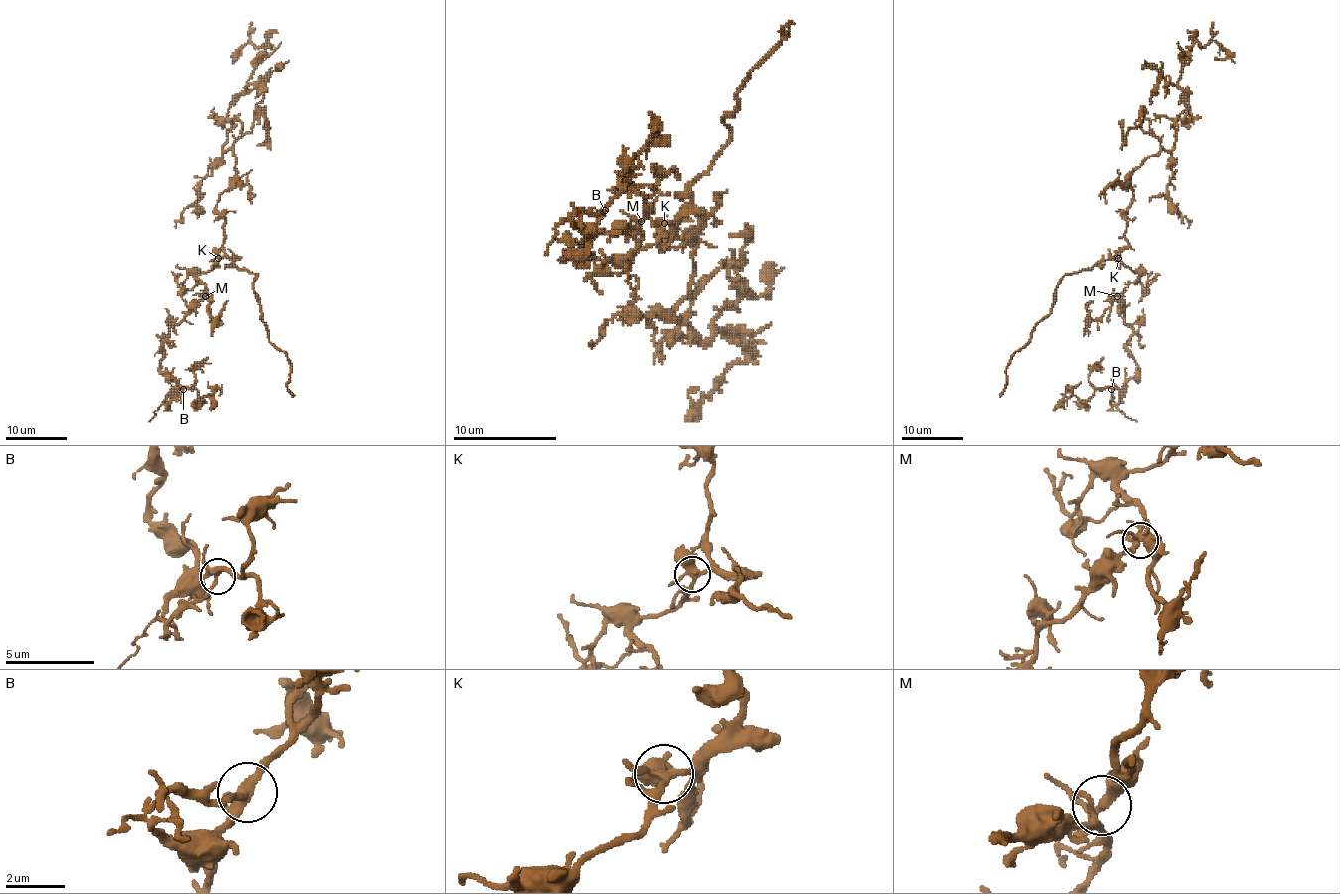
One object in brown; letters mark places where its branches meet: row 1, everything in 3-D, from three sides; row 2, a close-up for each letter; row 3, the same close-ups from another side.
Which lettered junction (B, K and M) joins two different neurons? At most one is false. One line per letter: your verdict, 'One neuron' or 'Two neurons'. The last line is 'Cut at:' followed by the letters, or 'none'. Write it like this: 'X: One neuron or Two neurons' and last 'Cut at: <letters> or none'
B: One neuron
K: One neuron
M: One neuron
Cut at: none

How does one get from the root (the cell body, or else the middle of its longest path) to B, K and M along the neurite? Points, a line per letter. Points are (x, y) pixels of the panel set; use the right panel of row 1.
B: (1126, 231), (1119, 258), (1138, 278), (1122, 295), (1122, 313), (1138, 372), (1111, 389)
K: (1126, 231), (1128, 246), (1119, 258)
M: (1126, 231), (1128, 246), (1119, 258), (1138, 278), (1117, 296)

